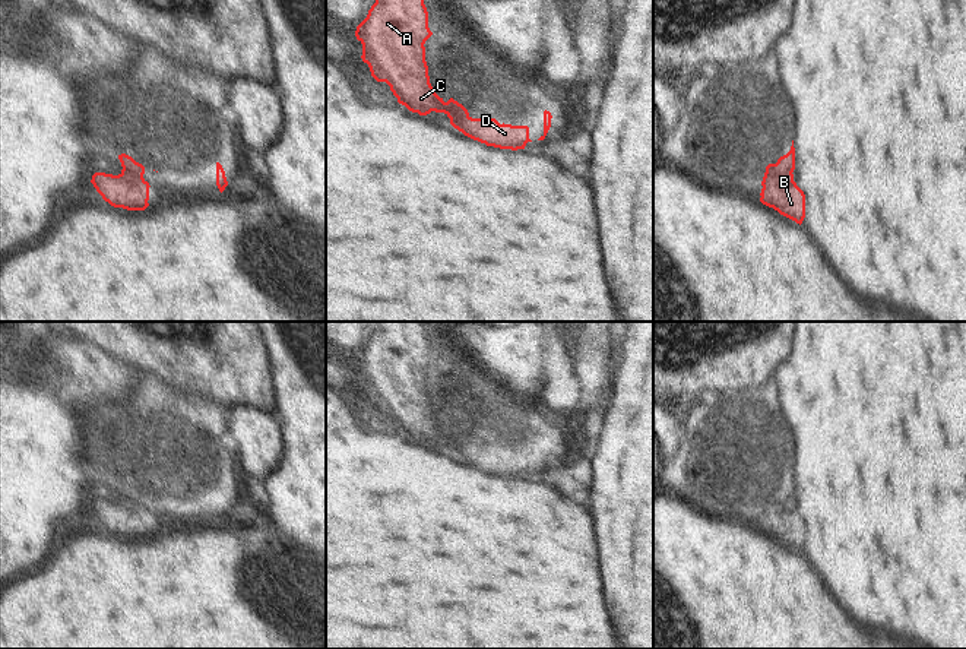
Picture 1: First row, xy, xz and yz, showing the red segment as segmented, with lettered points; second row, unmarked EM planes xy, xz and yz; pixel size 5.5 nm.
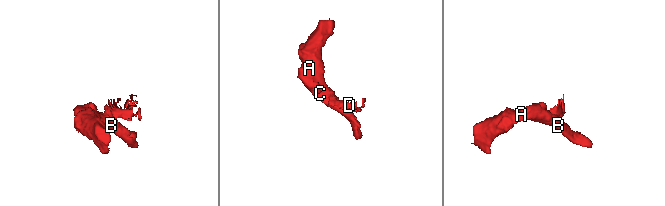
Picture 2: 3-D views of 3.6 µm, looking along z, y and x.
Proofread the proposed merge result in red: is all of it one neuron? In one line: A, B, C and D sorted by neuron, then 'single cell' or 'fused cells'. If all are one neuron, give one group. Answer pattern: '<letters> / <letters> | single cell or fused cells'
A B C / D | fused cells

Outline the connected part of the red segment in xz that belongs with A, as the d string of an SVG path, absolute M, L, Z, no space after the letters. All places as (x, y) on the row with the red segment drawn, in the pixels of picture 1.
M376 0L355 31L357 39L362 44L362 61L368 64L377 82L386 82L390 86L399 104L419 115L431 111L444 113L452 124L468 117L469 113L453 98L444 102L430 83L424 44L431 35L424 0Z

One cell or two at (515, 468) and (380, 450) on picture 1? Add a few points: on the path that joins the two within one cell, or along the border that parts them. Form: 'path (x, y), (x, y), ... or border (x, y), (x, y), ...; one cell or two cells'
path (481, 468), (414, 468); one cell

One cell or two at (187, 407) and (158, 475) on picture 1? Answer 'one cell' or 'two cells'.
one cell

